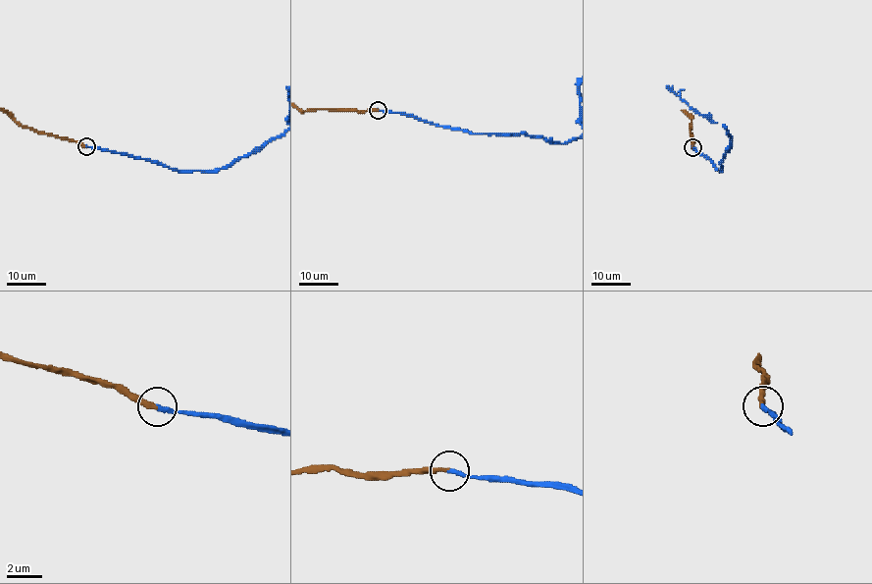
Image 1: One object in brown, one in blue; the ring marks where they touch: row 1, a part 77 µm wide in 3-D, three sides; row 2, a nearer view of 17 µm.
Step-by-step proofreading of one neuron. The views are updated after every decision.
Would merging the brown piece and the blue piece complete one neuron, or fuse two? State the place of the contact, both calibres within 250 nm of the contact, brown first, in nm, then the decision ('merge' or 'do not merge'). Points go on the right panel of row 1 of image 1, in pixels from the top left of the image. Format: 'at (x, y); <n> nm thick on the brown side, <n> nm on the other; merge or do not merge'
at (692, 147); 240 nm thick on the brown side, 280 nm on the other; merge

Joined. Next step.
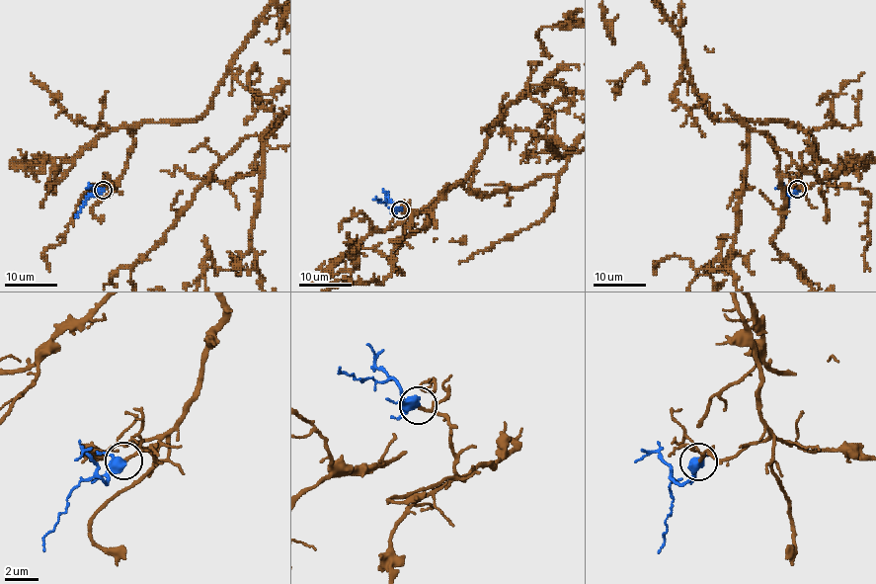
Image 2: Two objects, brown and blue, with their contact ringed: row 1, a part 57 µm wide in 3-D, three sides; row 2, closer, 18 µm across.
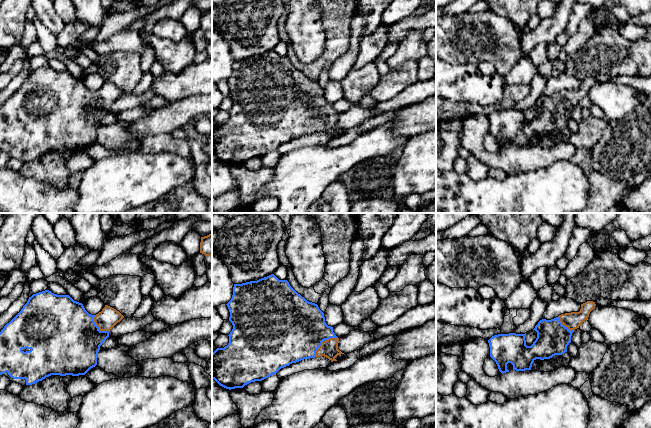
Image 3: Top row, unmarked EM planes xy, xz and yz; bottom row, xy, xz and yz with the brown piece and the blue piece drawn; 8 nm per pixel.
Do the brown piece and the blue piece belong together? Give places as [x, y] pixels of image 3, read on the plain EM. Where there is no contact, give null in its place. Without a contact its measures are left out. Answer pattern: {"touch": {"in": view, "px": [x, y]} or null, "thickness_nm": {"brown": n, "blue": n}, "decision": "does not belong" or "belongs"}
{"touch": {"in": "xz", "px": [322, 118]}, "thickness_nm": {"brown": 140, "blue": 480}, "decision": "belongs"}

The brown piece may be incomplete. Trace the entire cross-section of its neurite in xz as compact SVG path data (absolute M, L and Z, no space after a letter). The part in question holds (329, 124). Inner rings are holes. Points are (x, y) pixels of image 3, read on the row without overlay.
M274 50L242 60L234 60L231 76L226 80L233 101L229 119L224 124L217 124L212 129L212 155L226 165L243 164L245 161L262 157L281 144L304 135L324 132L331 138L337 137L338 131L344 130L338 125L339 114L333 103L325 98L324 89L318 81L307 77L298 70L287 56L279 56Z

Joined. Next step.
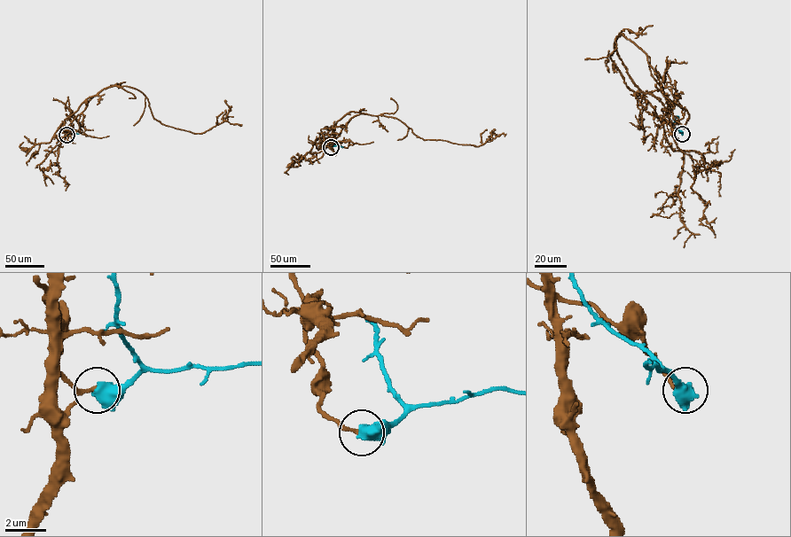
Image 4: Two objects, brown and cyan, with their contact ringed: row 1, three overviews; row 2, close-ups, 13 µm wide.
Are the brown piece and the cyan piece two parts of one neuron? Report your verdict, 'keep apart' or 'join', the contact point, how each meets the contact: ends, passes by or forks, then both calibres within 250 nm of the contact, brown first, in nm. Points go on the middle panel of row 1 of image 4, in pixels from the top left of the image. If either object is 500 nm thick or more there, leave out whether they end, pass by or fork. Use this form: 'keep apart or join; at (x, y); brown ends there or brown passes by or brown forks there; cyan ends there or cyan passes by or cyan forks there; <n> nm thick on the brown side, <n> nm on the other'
keep apart; at (331, 147); 220 nm thick on the brown side, 650 nm on the other

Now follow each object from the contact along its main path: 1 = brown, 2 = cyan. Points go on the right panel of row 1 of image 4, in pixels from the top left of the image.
1: (682, 134), (634, 83), (614, 42), (623, 35), (646, 55), (685, 128), (687, 111), (661, 91), (669, 60)
2: (682, 134), (673, 125), (676, 117), (678, 118)

